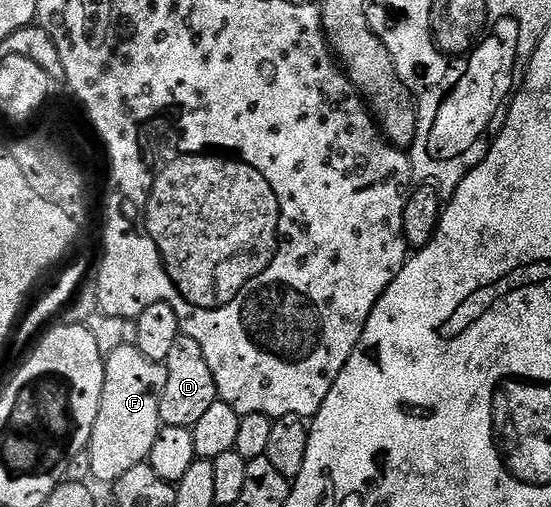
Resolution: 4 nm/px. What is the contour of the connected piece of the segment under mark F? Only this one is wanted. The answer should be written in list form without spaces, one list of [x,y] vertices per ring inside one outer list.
[[[128,342],[121,348],[107,353],[104,362],[104,385],[98,418],[94,422],[92,441],[87,454],[92,467],[91,479],[101,480],[108,486],[115,485],[126,470],[145,463],[161,430],[160,395],[166,386],[166,370],[163,364],[146,358],[136,349],[135,343]]]

